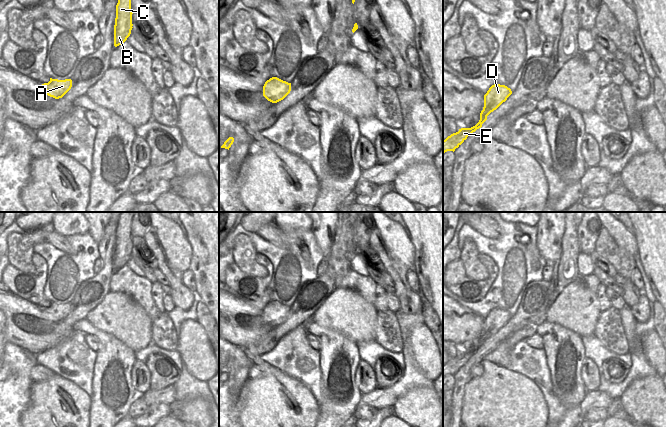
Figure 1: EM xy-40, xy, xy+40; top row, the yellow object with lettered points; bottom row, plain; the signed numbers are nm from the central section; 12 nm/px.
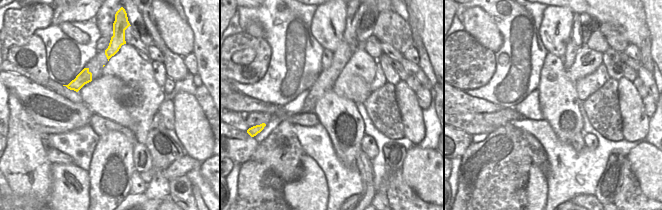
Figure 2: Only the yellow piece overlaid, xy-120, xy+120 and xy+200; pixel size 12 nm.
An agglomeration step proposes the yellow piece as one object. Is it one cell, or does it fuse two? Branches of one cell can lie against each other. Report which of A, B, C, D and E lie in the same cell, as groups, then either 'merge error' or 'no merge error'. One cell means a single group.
A B C D E | no merge error

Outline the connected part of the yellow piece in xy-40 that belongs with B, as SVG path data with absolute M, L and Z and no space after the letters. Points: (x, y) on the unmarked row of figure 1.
M121 212L116 229L116 242L114 249L114 270L123 268L131 258L132 234L131 223L135 212Z

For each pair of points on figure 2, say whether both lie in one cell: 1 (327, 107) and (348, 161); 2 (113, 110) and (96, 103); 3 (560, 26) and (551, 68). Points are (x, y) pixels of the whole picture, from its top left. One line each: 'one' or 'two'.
1: one
2: one
3: two

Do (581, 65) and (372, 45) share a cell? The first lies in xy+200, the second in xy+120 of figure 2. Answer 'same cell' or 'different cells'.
different cells

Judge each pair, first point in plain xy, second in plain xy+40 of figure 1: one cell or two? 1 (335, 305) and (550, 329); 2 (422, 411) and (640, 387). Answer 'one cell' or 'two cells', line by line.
1: two cells
2: one cell

